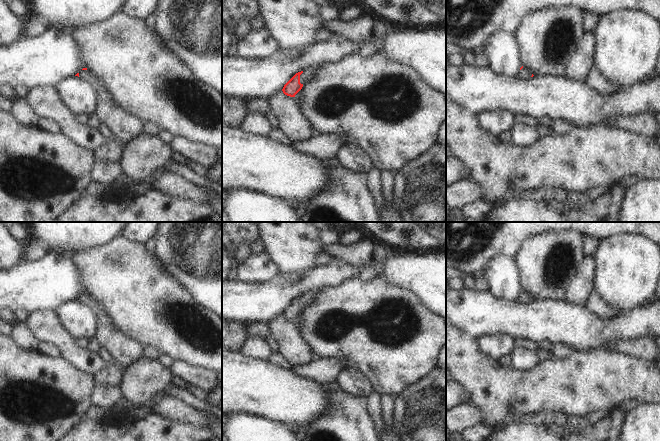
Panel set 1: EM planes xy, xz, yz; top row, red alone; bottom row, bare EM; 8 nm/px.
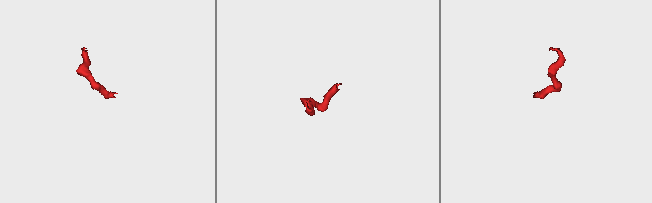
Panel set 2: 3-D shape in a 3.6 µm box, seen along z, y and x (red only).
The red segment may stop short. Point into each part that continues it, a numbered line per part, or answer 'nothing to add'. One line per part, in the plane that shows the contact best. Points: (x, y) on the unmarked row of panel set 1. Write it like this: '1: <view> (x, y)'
1: xz (306, 300)

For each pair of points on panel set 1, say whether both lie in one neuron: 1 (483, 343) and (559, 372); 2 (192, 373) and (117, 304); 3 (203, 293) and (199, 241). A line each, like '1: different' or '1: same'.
1: different
2: different
3: same

